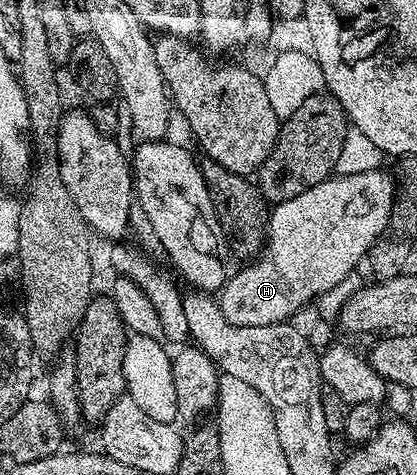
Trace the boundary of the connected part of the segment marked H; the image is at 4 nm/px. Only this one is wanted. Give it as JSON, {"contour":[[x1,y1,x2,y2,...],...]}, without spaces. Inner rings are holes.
{"contour":[[380,168,360,174,330,176,299,196,276,205,267,220,267,242,261,256,248,261,239,271,228,277,217,301,225,320,234,326,264,326,294,319,294,314,306,302,314,303,319,295,329,292,337,284,352,277,355,265,371,253,380,234,387,229,391,210,397,197,397,182]]}

